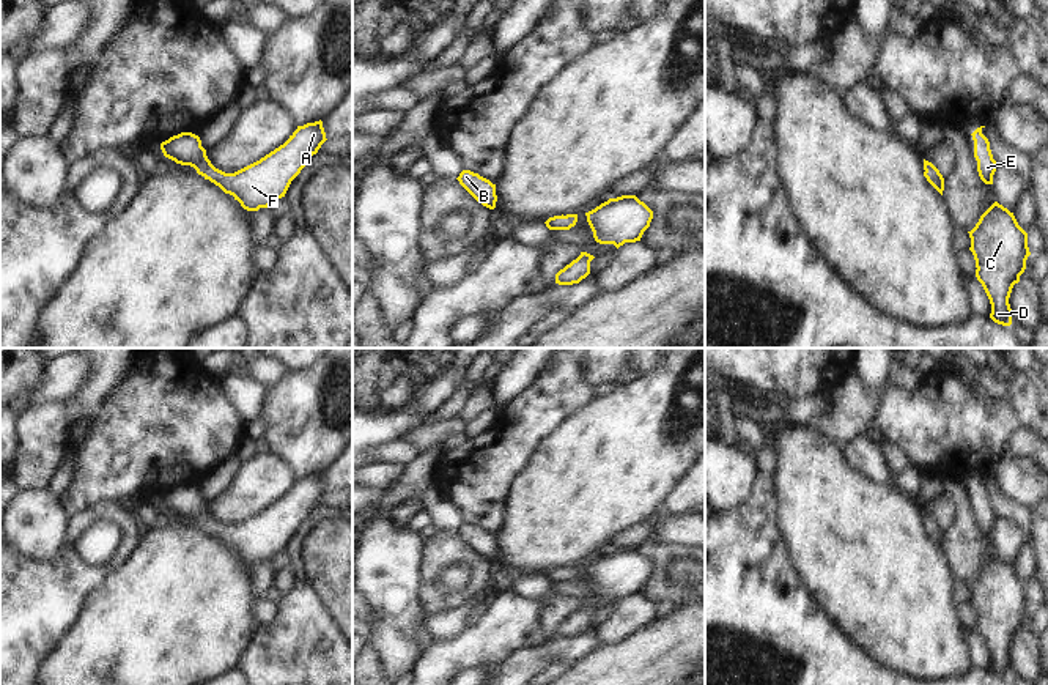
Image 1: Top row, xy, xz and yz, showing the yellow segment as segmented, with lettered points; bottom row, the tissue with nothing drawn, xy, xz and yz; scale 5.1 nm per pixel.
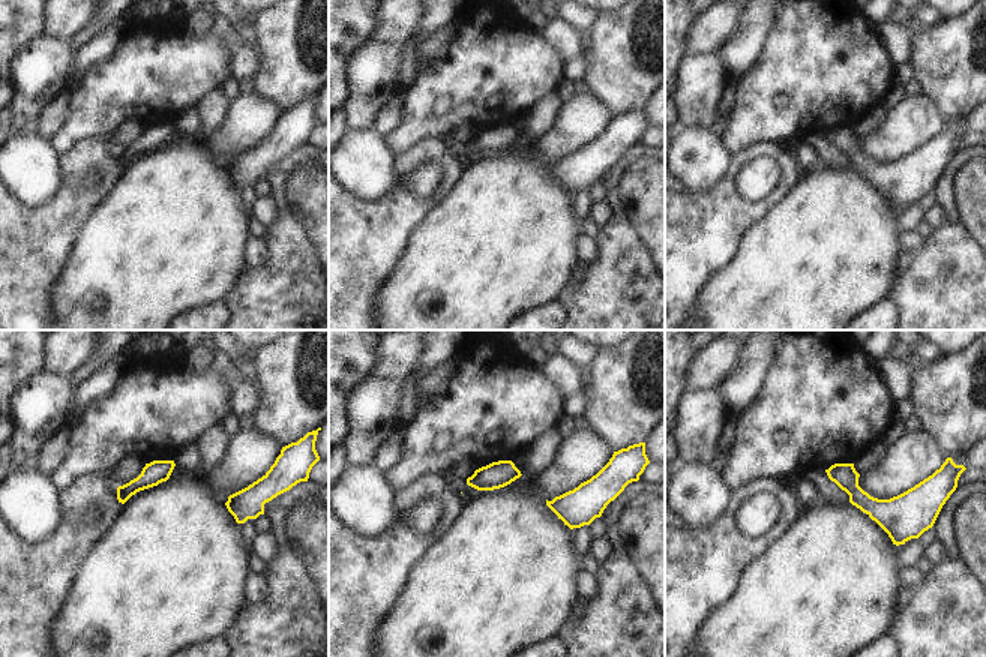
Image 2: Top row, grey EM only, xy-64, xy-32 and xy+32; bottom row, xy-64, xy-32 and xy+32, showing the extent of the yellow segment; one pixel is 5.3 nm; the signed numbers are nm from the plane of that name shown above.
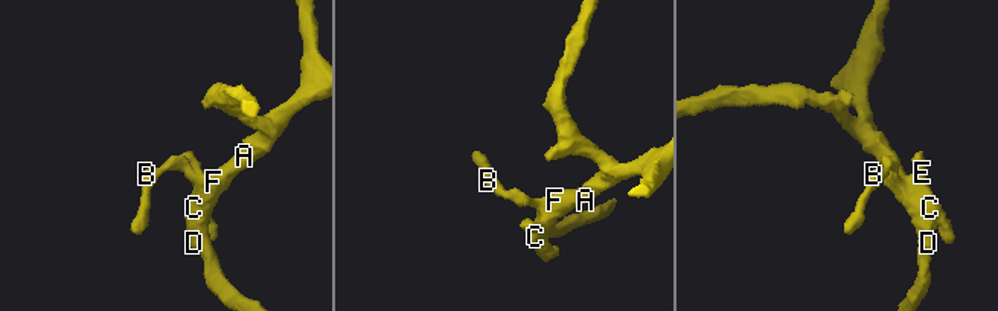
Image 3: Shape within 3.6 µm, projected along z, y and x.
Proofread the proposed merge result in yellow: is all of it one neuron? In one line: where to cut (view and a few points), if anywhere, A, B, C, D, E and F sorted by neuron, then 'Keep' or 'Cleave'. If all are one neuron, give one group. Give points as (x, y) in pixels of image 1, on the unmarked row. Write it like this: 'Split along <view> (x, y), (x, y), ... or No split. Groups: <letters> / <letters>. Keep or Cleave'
No split. Groups: A B C D E F. Keep.

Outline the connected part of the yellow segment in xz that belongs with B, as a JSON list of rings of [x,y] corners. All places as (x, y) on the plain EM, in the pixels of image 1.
[[[463,523],[456,532],[478,556],[489,562],[496,561],[496,537],[489,532],[470,523]]]

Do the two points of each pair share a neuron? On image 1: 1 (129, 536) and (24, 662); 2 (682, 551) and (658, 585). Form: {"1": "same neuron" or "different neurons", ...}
{"1": "same neuron", "2": "same neuron"}

